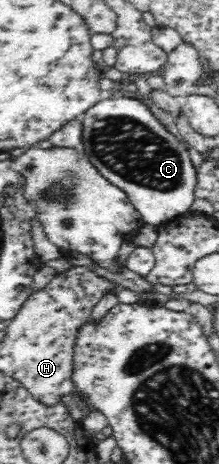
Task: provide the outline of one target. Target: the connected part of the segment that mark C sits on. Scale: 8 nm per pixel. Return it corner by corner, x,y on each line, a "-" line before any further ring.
107,97
88,108
80,117
85,155
111,184
127,194
145,223
158,226
189,212
196,197
198,170
188,155
187,143
179,141
145,103
131,97

